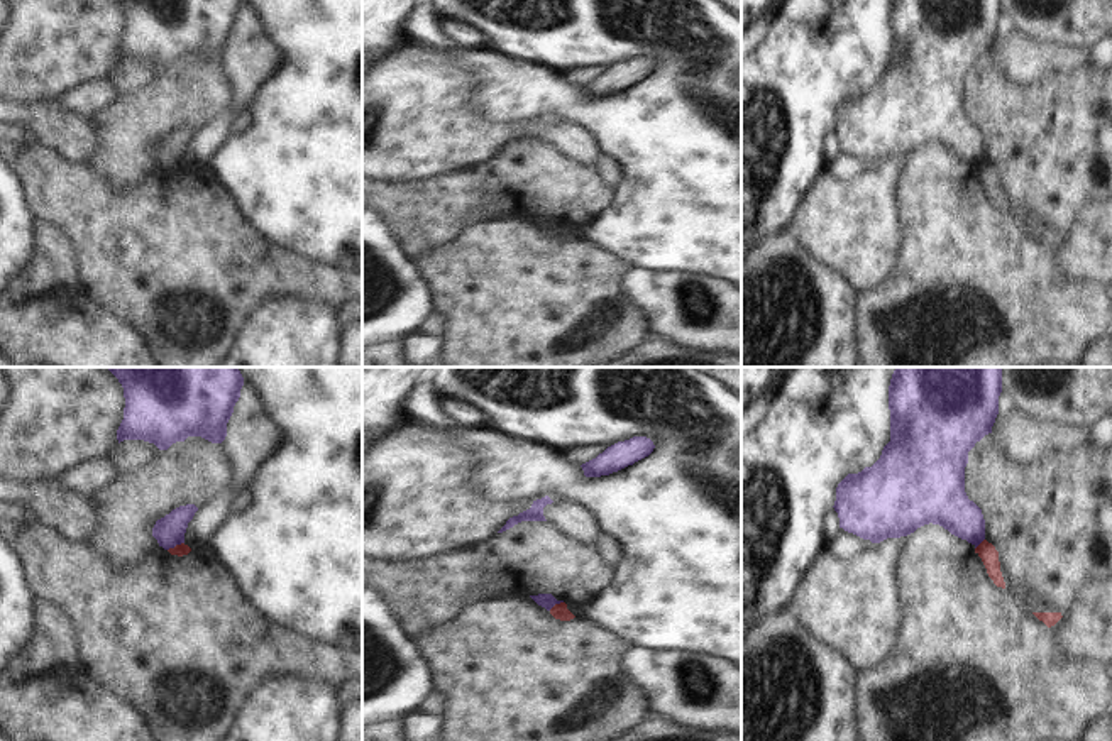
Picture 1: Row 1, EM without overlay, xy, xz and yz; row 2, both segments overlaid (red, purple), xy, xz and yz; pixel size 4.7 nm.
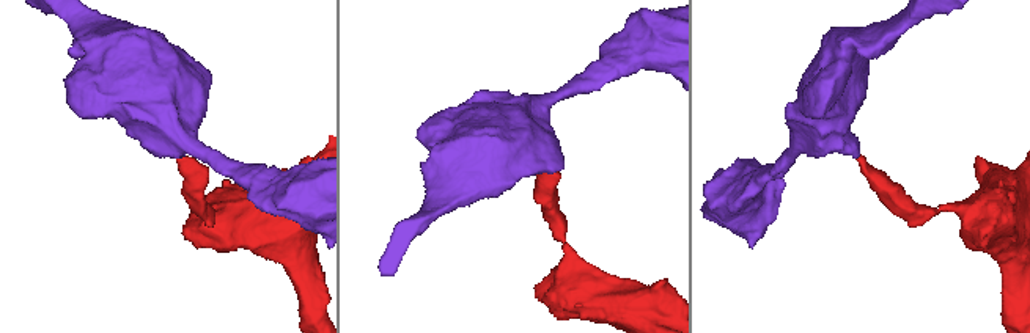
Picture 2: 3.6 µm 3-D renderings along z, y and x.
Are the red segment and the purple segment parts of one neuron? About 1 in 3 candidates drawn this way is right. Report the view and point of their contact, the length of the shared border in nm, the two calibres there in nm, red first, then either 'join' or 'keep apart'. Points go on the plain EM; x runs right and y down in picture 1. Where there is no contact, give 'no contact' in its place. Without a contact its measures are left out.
xy (176, 166) | 90 nm | 60/140 nm | keep apart

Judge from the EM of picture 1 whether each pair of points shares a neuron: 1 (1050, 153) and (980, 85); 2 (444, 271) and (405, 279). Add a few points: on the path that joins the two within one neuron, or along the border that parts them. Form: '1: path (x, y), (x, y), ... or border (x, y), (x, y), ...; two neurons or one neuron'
1: path (1033, 136), (997, 102); one neuron
2: border (413, 259), (429, 288), (434, 310); two neurons

